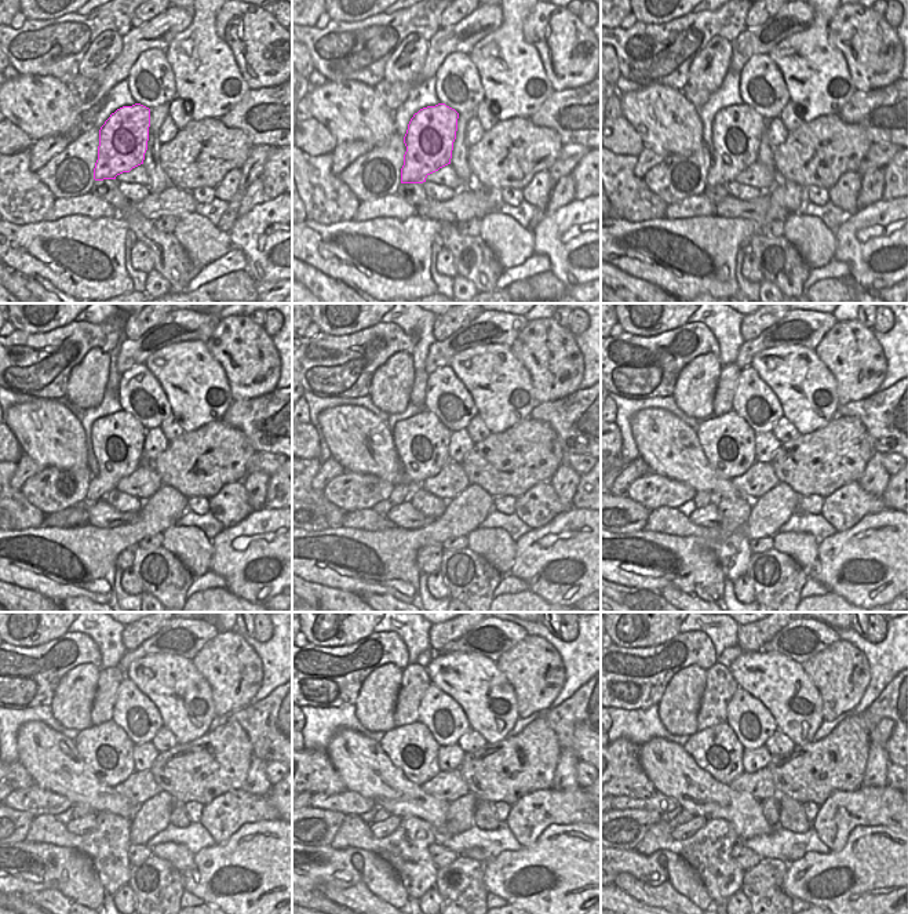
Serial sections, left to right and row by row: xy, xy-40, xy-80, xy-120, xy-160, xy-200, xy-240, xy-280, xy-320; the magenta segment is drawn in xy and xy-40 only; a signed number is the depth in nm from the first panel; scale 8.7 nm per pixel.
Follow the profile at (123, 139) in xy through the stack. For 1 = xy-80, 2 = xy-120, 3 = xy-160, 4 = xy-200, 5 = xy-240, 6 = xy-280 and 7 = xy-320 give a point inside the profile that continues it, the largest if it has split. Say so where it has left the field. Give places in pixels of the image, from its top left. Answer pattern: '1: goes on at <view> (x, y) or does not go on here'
1: goes on at xy-80 (737, 130)
2: goes on at xy-120 (117, 440)
3: goes on at xy-160 (420, 441)
4: goes on at xy-200 (728, 441)
5: goes on at xy-240 (106, 749)
6: goes on at xy-280 (412, 749)
7: goes on at xy-320 (717, 750)

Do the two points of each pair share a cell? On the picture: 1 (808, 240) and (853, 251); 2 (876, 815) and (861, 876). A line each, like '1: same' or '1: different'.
1: different
2: different

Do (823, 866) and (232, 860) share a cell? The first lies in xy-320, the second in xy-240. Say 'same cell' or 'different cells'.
same cell

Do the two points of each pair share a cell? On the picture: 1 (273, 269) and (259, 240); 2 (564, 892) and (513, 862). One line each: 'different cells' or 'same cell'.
1: same cell
2: same cell

